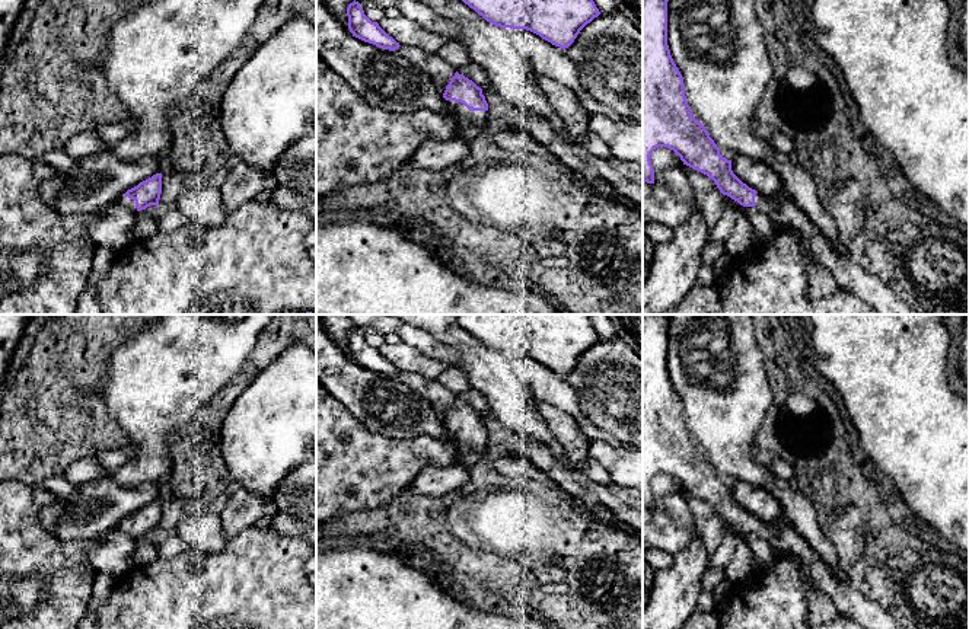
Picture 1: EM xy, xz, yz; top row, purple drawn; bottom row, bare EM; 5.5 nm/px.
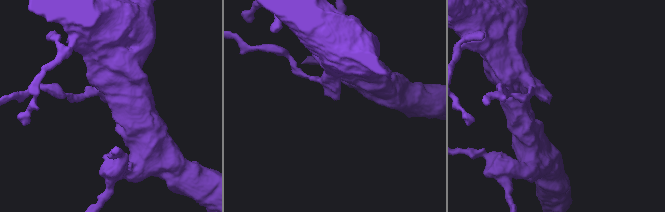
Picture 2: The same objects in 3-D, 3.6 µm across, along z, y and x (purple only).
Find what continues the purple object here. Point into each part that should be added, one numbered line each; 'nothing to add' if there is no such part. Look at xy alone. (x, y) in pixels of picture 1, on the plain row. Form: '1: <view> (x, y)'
1: xy (126, 527)

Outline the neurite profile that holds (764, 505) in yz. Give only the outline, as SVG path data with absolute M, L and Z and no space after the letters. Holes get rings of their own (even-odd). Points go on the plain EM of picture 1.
M734 480L731 497L743 510L761 521L774 523L784 515L781 504L771 492L748 482Z

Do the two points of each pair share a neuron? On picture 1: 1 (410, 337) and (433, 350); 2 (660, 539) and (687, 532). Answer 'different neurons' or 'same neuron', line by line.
1: same neuron
2: same neuron

